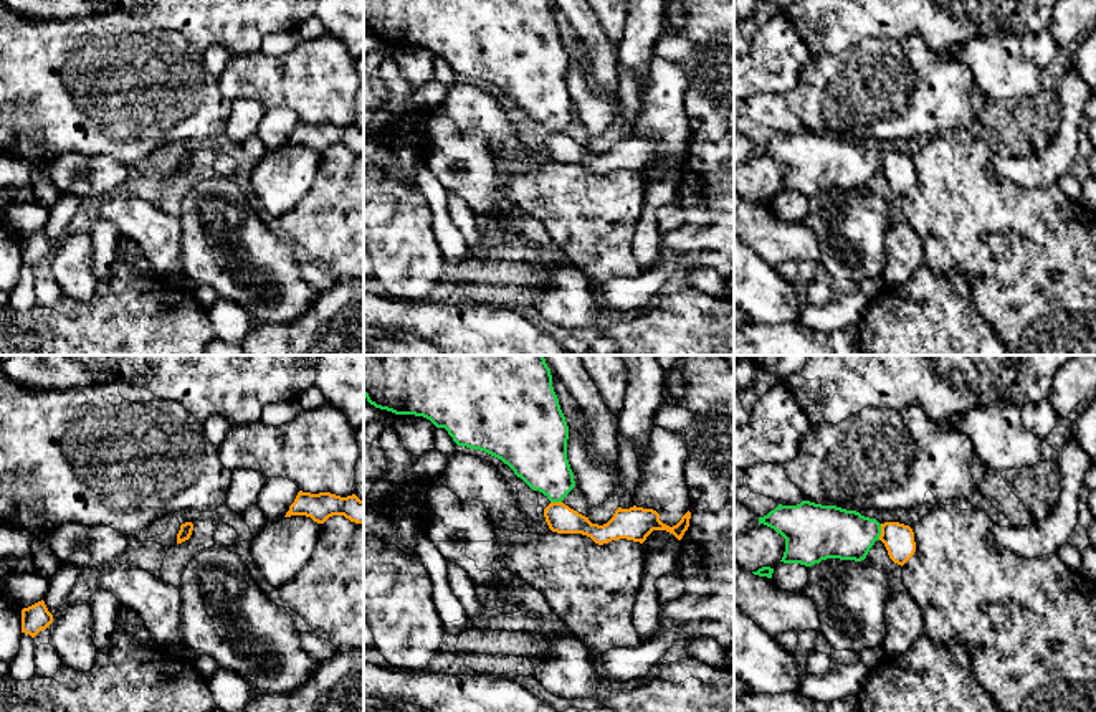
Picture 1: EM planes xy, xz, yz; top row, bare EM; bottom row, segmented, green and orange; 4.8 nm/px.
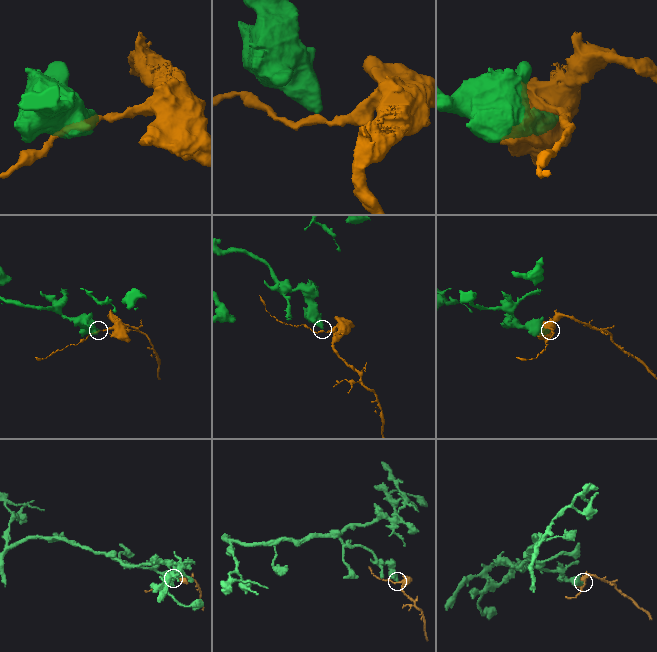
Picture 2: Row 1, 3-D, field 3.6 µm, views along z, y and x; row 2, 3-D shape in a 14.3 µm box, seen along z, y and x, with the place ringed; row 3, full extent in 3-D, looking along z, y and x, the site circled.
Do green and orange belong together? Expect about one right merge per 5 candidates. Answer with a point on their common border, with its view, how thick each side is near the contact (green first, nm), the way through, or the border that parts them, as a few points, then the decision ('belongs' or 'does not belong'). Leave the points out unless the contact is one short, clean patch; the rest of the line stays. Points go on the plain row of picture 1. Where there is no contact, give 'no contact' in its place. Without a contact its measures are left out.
meets green in yz at (880, 162); 260 nm thick on the green side, 150 nm on the other; border along yz (881, 154), (878, 169); does not belong

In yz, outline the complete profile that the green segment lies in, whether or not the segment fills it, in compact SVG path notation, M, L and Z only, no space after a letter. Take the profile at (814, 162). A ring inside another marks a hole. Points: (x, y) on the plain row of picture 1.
M810 131L797 135L779 134L767 145L759 147L760 154L785 169L780 192L805 197L827 188L861 192L881 165L881 154L876 149Z

